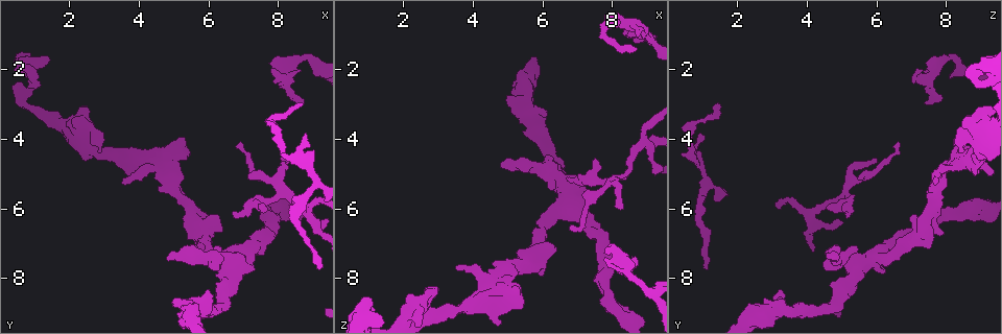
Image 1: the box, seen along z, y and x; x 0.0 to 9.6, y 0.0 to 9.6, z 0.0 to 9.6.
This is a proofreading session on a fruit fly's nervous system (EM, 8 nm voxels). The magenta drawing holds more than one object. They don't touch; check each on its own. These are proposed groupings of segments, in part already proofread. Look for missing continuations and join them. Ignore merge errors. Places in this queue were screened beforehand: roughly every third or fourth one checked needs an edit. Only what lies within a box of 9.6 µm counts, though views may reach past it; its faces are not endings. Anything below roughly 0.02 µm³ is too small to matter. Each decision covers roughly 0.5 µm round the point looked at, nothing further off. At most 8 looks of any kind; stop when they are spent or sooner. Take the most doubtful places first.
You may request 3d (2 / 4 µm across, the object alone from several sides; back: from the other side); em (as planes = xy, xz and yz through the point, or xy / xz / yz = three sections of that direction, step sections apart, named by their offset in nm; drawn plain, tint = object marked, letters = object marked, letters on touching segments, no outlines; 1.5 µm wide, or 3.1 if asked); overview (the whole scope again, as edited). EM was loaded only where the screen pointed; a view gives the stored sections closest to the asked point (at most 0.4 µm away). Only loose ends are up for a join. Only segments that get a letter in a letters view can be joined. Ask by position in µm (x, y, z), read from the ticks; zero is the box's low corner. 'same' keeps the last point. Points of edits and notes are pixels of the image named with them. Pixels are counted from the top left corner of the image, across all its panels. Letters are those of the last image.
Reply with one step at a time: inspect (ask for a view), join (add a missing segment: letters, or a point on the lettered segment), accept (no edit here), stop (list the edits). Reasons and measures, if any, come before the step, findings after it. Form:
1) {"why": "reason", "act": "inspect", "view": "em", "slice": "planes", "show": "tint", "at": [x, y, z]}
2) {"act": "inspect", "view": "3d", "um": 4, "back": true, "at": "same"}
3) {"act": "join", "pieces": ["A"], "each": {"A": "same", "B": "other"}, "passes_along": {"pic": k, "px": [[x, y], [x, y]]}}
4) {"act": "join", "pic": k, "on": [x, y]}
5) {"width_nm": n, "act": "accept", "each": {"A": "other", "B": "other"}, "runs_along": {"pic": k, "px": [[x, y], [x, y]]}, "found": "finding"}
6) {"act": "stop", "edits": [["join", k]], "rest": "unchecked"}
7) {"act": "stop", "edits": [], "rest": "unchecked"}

{"why": "tapers out", "act": "inspect", "view": "em", "slice": "planes", "show": "letters", "at": [8.70, 2.95, 1.50]}

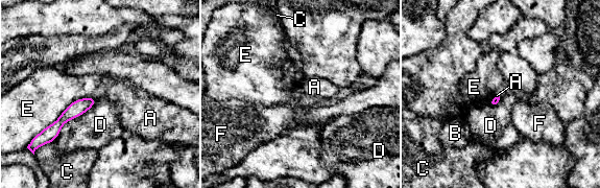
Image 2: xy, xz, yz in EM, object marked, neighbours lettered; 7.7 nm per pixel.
{"longest_contact_nm": ["E", 500], "act": "accept", "each": {"A": "other", "B": "other", "C": "other", "D": "other", "E": "other", "F": "other"}, "found": "no lettered segment goes on from it"}

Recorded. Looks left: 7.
{"why": "branch stops here", "act": "inspect", "view": "em", "slice": "planes", "show": "letters", "at": [5.95, 8.30, 3.20]}

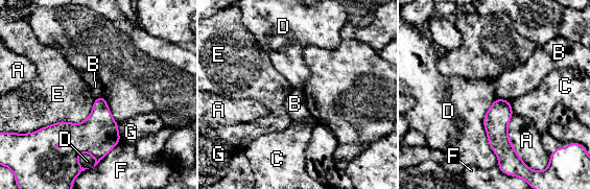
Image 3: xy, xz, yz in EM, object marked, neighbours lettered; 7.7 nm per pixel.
{"act": "accept", "each": {"A": "other", "B": "other", "C": "other", "D": "other", "E": "other", "F": "other", "G": "other"}, "border": {"pic": 3, "px": [[497, 97], [510, 102]]}, "found": "no lettered segment goes on from it"}

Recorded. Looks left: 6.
{"why": "an open end", "act": "inspect", "view": "3d", "um": 2, "back": true, "at": [6.95, 4.05, 6.65]}

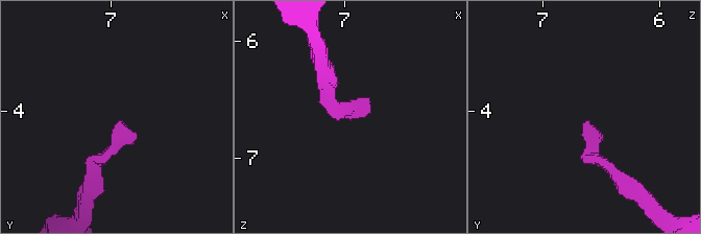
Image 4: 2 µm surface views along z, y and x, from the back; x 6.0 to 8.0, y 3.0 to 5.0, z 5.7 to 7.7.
{"why": "now the EM", "act": "inspect", "view": "em", "slice": "planes", "show": "plain", "at": [6.94, 4.10, 6.64]}

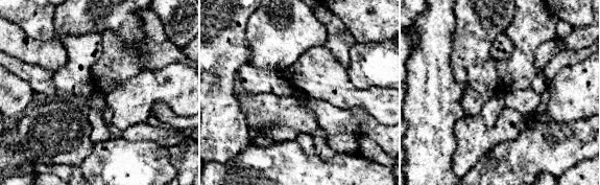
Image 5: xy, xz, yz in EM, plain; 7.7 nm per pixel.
{"why": "what lies round it", "act": "inspect", "view": "em", "slice": "planes", "show": "letters", "at": "same"}

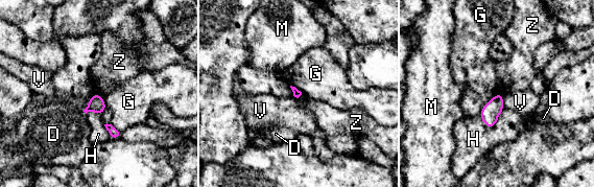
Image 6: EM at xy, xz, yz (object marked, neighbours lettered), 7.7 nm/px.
{"act": "accept", "each": {"D": "other", "G": "other", "H": "other", "M": "other", "V": "other", "Z": "other"}, "found": "no lettered segment goes on from it"}

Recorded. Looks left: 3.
{"act": "stop", "edits": [], "rest": "unchecked"}

